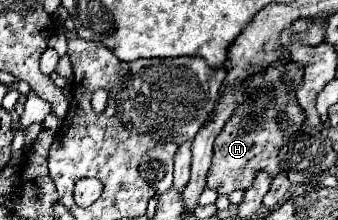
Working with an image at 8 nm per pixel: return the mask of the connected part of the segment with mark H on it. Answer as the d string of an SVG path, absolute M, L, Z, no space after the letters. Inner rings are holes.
M274 62L274 66L268 66L262 74L256 74L246 80L248 96L246 100L234 110L232 118L226 122L222 132L218 134L214 142L214 156L212 166L208 172L206 186L216 190L218 194L230 194L234 190L246 190L250 186L250 180L254 180L254 172L266 170L270 176L276 176L280 172L278 164L278 150L286 144L292 132L296 132L302 126L302 108L296 104L296 94L286 92L288 78L280 78L284 74L286 62ZM278 110L284 110L290 120L294 120L294 126L290 132L282 132L276 124Z

